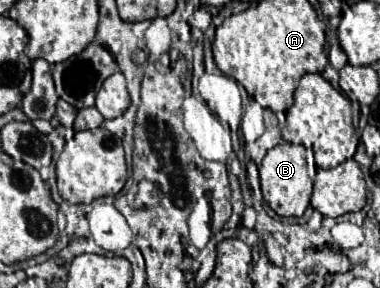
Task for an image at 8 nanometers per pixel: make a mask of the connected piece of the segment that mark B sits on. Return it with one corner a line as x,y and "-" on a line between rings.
308,141
308,145
280,143
274,149
270,149
260,165
262,195
264,195
264,201
268,203
268,207
280,217
302,217
302,213
310,205
313,182
318,169
322,168
318,168
314,161
310,141

